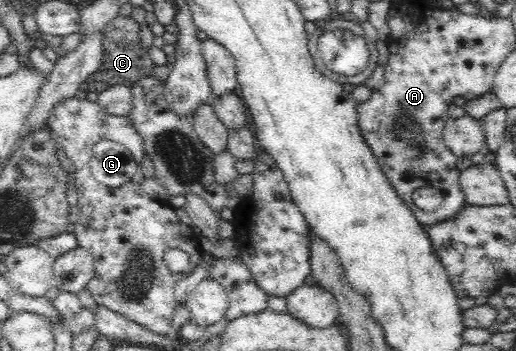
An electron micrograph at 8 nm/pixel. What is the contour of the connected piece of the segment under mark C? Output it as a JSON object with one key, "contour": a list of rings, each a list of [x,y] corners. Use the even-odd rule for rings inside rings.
{"contour":[[[115,17],[103,30],[102,63],[100,67],[85,81],[88,91],[99,94],[113,85],[131,86],[142,77],[150,76],[154,62],[148,52],[141,47],[140,25],[131,17]]]}

